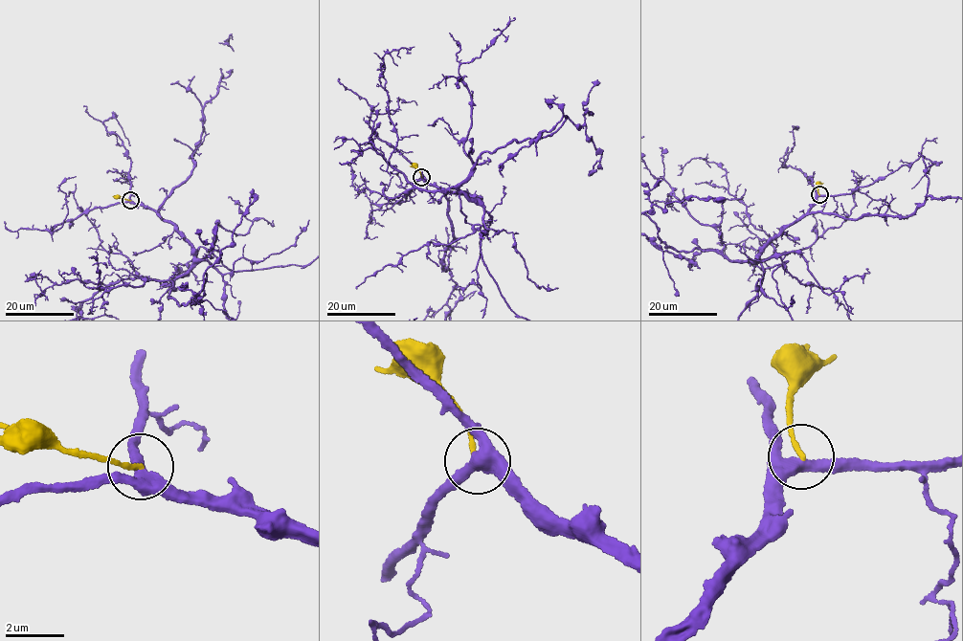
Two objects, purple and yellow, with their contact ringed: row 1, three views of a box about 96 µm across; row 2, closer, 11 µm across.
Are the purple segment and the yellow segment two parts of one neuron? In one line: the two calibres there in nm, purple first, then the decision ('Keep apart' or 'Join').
Thickness 360 nm (purple) against 160 nm. Keep apart

